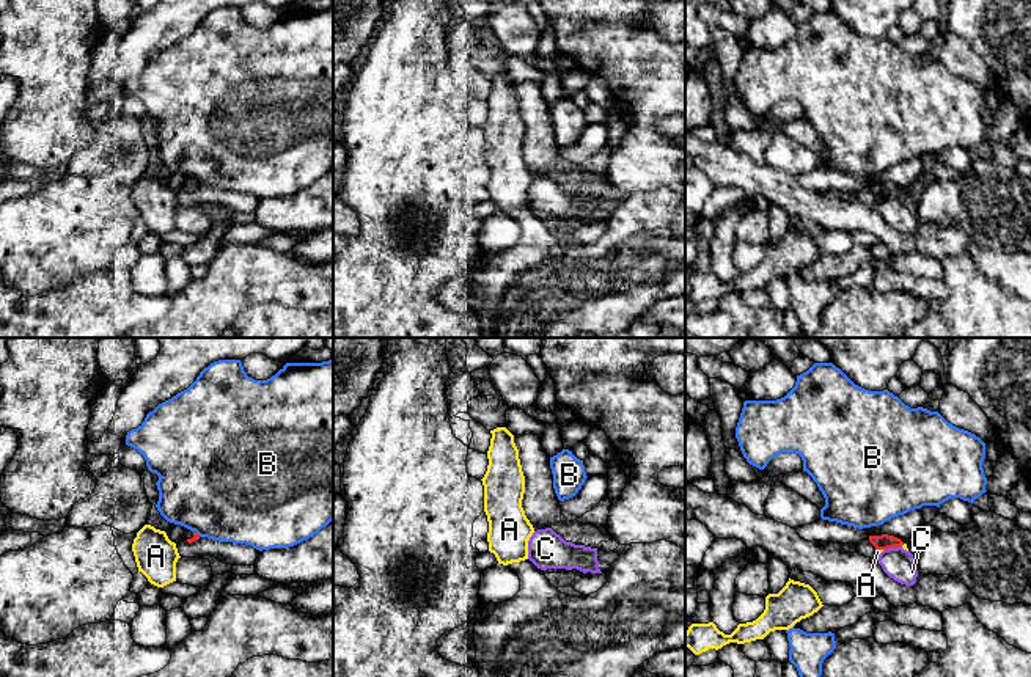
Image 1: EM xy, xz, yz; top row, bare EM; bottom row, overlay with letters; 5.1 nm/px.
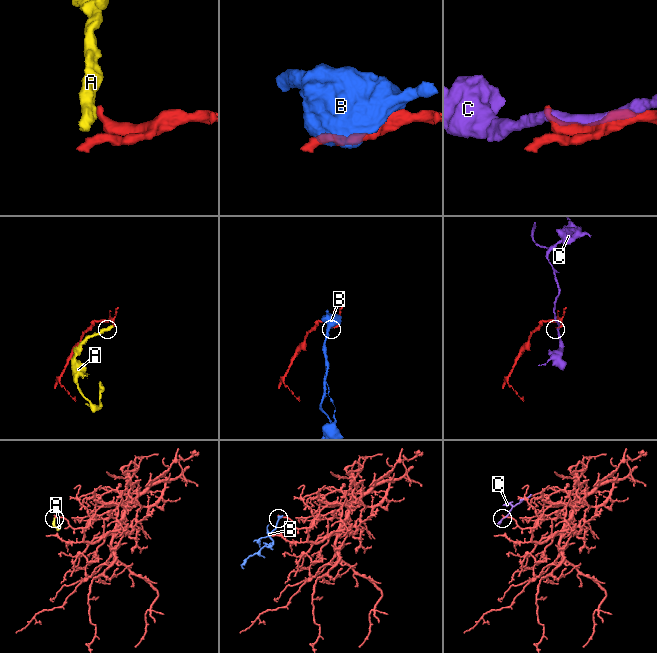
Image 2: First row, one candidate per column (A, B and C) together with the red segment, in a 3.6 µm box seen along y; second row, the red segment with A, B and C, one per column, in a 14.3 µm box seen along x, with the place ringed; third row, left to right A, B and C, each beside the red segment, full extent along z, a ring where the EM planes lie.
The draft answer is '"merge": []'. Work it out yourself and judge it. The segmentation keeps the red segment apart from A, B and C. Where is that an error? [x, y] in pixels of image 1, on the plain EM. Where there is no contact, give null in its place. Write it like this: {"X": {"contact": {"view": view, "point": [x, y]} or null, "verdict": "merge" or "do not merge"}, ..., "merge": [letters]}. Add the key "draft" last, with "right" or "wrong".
{"A": {"contact": {"view": "yz", "point": [880, 197]}, "verdict": "do not merge"}, "B": {"contact": {"view": "xy", "point": [195, 181]}, "verdict": "do not merge"}, "C": {"contact": {"view": "yz", "point": [891, 195]}, "verdict": "do not merge"}, "merge": [], "draft": "right"}

